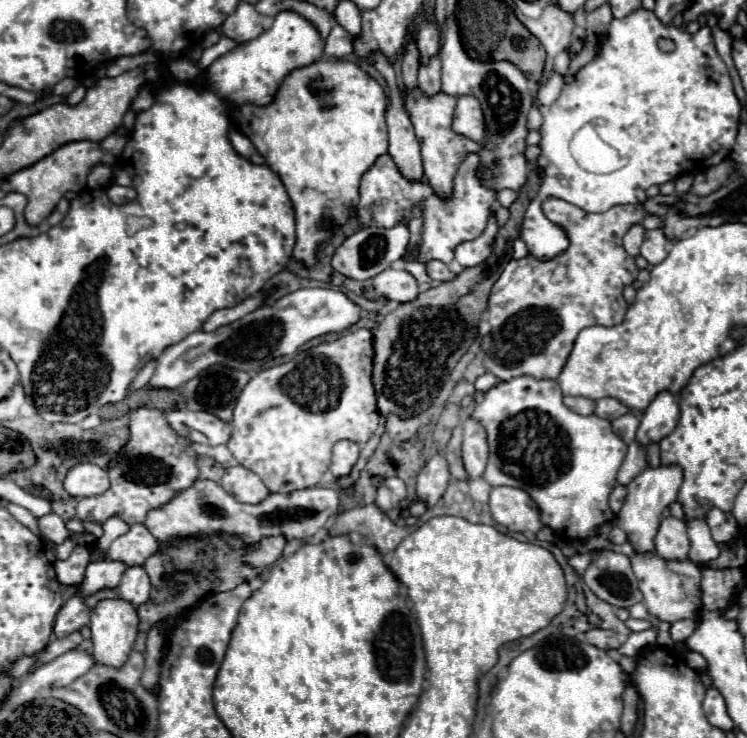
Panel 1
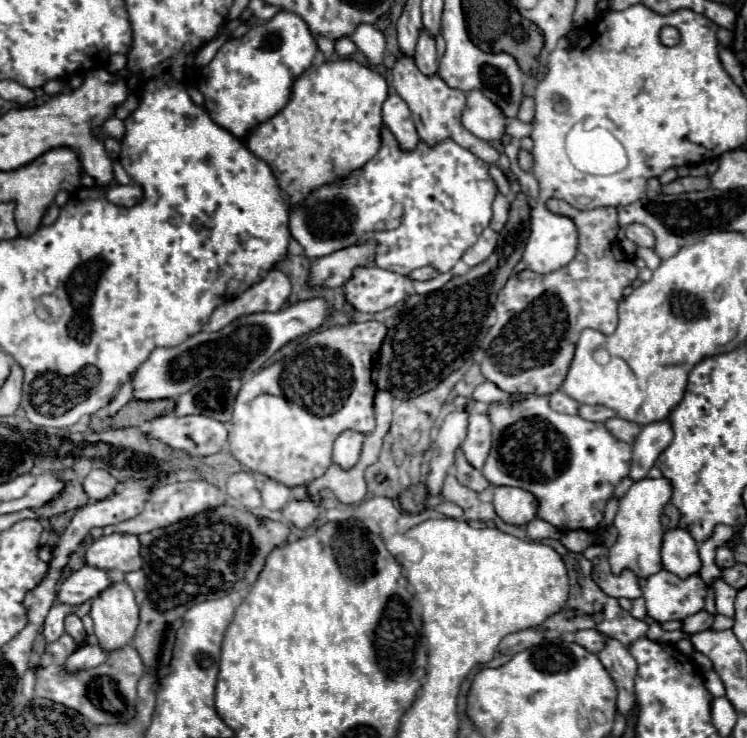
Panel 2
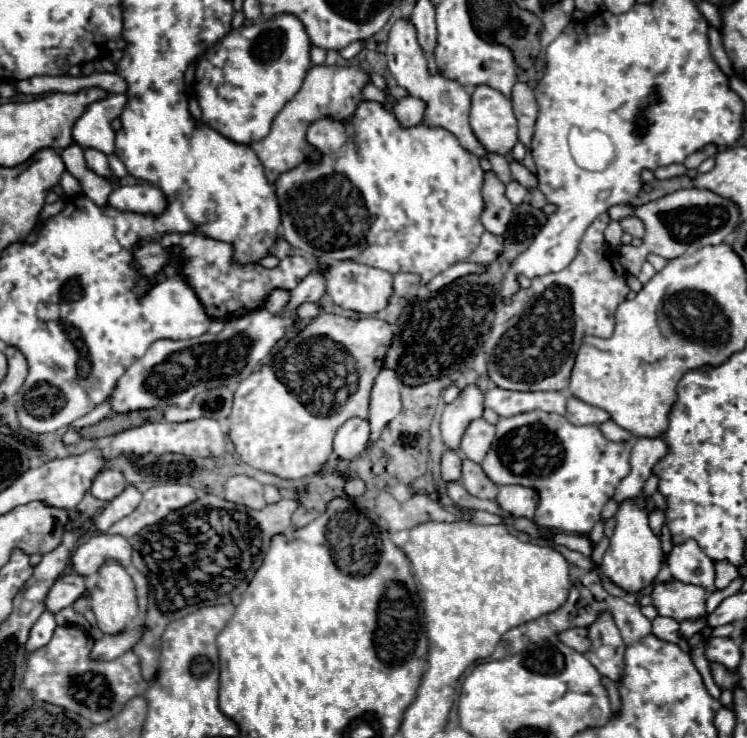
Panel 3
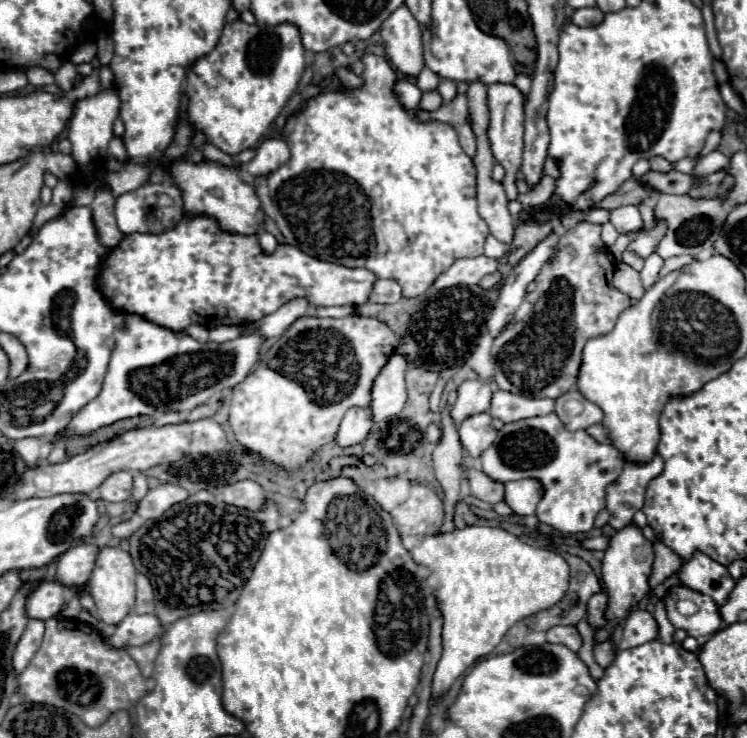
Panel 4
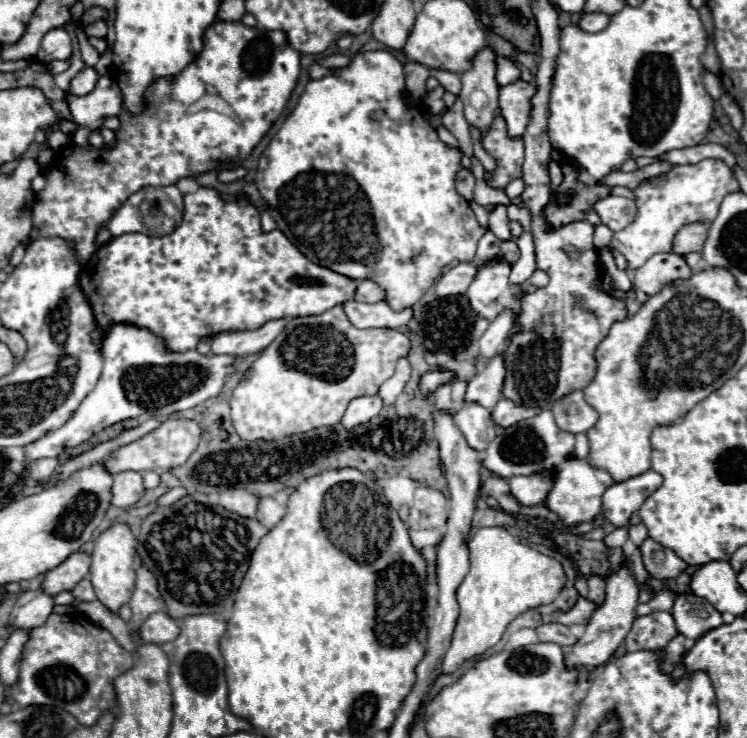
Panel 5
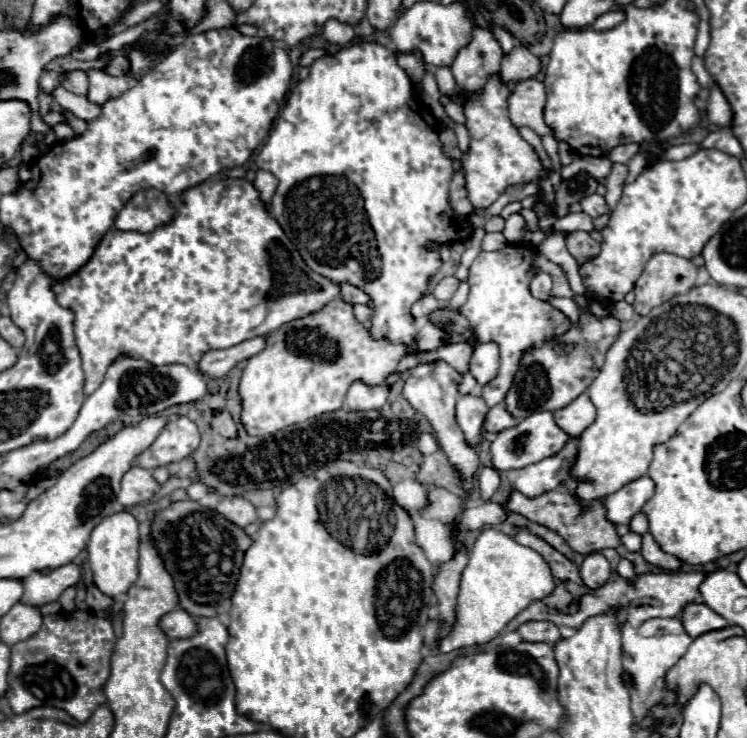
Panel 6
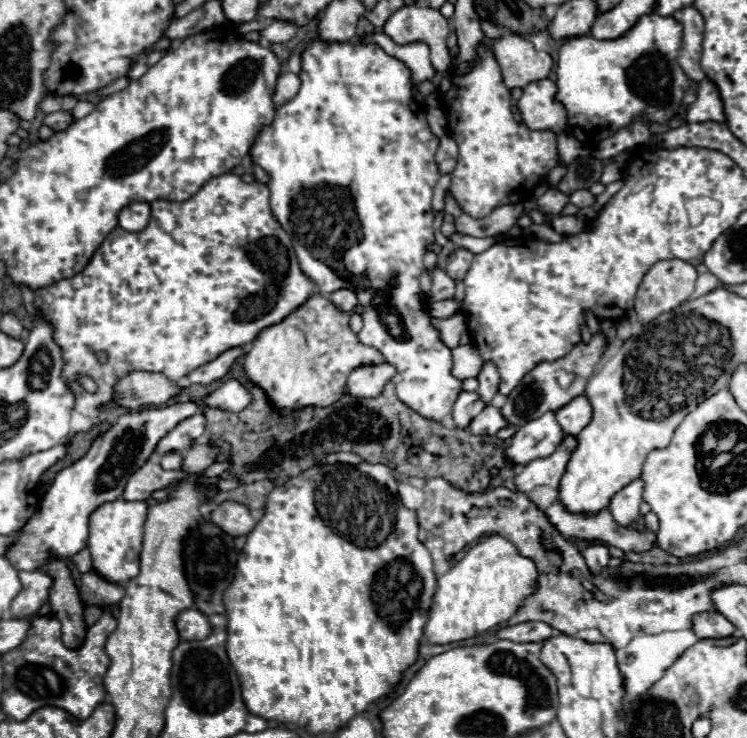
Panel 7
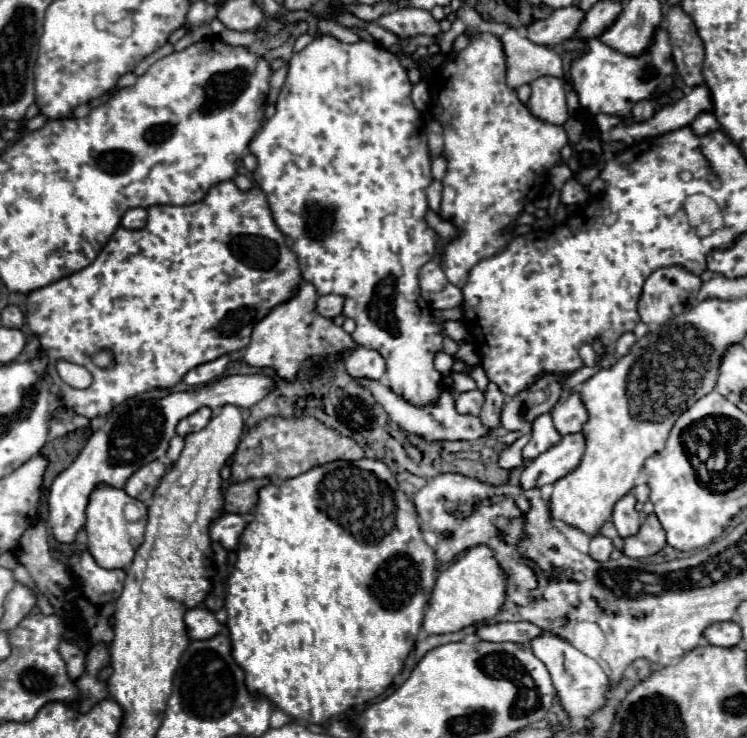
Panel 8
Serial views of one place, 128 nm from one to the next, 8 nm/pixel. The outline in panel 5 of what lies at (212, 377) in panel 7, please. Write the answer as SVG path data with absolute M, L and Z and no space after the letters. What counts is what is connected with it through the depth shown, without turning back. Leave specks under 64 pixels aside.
M270 320L252 332L228 332L212 338L212 354L228 354L232 358L242 358L248 354L258 354L284 330L288 320Z

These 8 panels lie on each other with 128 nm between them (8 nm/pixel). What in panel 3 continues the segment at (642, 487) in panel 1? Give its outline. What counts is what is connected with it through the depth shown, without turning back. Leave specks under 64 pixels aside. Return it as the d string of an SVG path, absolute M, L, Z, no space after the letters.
M642 498L622 502L618 508L618 514L614 518L616 518L616 530L614 530L614 536L610 538L610 546L604 554L602 572L624 592L636 594L636 592L648 588L660 572L660 566L664 562L660 538L654 536L654 532L648 526L648 514L644 510Z

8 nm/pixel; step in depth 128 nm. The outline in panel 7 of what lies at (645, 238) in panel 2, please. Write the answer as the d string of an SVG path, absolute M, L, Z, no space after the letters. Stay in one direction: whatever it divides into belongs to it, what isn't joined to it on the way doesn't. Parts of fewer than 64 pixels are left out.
M580 190L580 192L572 192L570 194L570 202L574 206L578 206L578 208L586 208L586 206L592 206L594 204L594 196L588 190Z

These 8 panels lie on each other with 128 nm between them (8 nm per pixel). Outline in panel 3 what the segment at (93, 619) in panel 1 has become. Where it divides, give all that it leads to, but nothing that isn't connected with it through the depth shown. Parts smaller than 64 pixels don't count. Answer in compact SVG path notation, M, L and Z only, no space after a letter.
M106 560L98 570L98 582L90 590L92 610L104 634L118 634L132 626L138 614L136 590L128 570L118 560Z

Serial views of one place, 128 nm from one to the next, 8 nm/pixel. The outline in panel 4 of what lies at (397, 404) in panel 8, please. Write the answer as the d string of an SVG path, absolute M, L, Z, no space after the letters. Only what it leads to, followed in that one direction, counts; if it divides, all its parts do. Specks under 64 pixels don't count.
M496 390L492 396L490 414L506 422L516 422L532 416L544 416L554 410L554 400L550 398L526 398L520 394L510 394L504 390Z

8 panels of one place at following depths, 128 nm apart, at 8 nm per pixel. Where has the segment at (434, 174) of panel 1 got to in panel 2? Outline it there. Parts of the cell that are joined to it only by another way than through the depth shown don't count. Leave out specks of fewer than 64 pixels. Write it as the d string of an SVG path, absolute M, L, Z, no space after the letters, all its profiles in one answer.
M400 54L394 68L392 68L392 76L394 76L394 88L396 92L408 102L416 130L420 140L428 142L428 144L436 144L444 138L456 138L456 142L460 146L464 146L466 150L470 150L476 156L492 156L492 164L498 162L500 154L484 140L472 136L464 126L462 126L462 112L466 106L466 94L456 90L456 88L448 88L448 84L444 84L444 80L440 80L440 76L424 76L414 62L414 56L406 56Z

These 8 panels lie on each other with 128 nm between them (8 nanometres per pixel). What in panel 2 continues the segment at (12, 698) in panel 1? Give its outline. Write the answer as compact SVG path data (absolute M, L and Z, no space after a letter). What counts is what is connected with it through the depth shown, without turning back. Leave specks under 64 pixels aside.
M84 644L80 646L66 662L66 668L70 672L78 672L78 670L86 670L86 668L94 668L104 664L104 660L108 658L108 652L104 652L104 648L100 648L98 644Z

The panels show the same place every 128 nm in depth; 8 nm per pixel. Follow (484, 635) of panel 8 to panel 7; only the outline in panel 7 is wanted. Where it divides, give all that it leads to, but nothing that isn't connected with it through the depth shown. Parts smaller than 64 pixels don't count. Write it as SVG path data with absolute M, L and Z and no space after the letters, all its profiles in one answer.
M522 622L516 626L500 628L496 636L512 642L544 642L552 636L552 628L544 622Z

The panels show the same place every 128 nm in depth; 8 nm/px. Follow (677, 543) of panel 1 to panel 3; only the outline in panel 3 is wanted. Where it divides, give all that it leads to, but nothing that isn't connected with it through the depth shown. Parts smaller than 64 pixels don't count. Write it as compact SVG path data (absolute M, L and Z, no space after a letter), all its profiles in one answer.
M696 540L674 546L666 564L676 580L702 586L706 592L716 592L714 562L700 550Z

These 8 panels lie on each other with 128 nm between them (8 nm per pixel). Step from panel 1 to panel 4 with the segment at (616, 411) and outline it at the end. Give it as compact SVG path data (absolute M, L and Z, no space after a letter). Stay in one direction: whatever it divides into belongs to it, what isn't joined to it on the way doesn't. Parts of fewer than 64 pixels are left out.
M578 390L566 392L554 404L554 412L560 416L564 428L586 430L592 424L600 424L604 418L604 412L596 404L588 402Z

